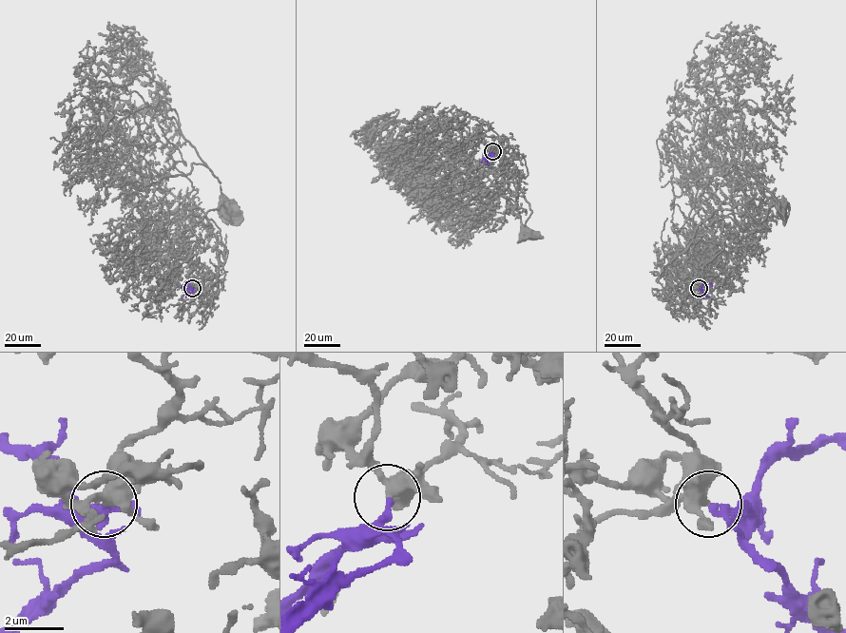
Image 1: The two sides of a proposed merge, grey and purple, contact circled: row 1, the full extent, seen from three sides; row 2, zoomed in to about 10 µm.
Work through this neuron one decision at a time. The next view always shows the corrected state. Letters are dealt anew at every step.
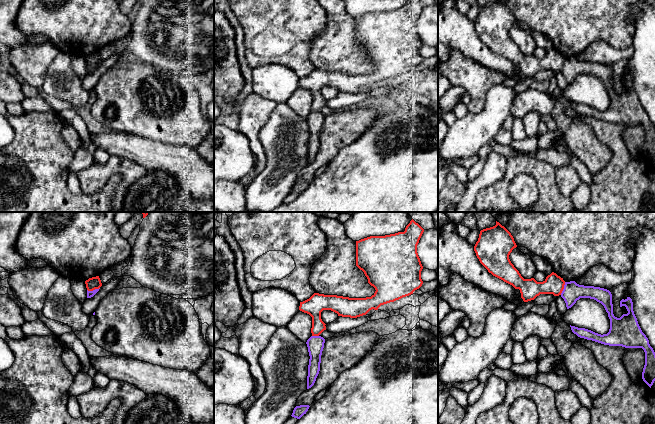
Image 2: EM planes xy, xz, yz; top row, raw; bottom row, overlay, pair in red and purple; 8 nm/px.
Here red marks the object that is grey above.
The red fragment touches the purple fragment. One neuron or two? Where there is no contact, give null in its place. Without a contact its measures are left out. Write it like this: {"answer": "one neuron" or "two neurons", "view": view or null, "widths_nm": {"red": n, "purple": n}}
{"answer": "two neurons", "view": "xy", "widths_nm": {"red": 100, "purple": 50}}

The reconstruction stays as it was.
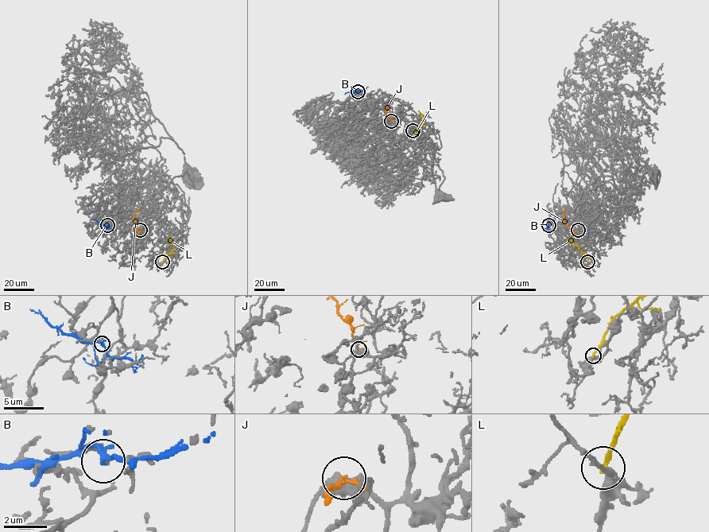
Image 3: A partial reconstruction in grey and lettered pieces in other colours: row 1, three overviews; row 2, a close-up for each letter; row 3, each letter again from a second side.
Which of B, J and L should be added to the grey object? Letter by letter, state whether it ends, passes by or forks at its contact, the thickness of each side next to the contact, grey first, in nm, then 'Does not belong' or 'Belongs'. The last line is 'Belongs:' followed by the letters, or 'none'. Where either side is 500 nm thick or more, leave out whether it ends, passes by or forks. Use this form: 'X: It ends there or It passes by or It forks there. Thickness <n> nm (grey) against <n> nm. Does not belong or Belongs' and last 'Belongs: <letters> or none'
B: It forks there. Thickness 130 nm (grey) against 180 nm. Does not belong
J: It passes by. Thickness 460 nm (grey) against 150 nm. Does not belong
L: It ends there. Thickness 360 nm (grey) against 220 nm. Does not belong
Belongs: none

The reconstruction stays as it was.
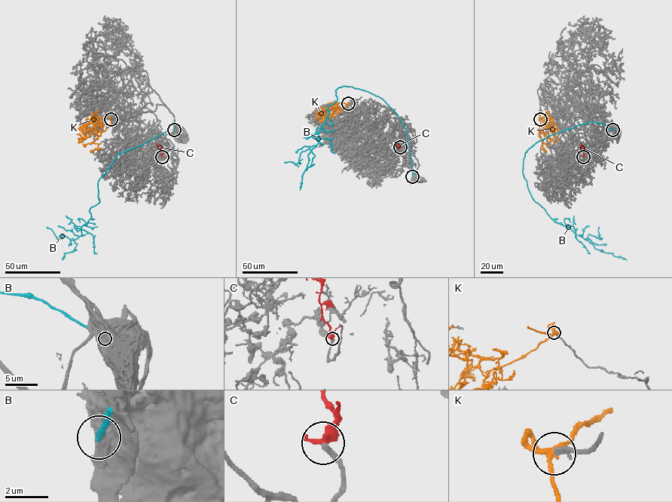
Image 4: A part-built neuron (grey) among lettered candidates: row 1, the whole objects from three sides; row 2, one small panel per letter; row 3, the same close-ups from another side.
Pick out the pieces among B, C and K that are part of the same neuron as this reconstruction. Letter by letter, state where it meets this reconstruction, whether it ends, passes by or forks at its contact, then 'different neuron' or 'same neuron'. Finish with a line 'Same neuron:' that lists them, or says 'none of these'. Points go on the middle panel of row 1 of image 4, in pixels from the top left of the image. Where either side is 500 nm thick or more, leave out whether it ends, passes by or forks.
B: contact (412, 176); different neuron
C: contact (400, 147); different neuron
K: contact (348, 103); it forks; same neuron
Same neuron: K

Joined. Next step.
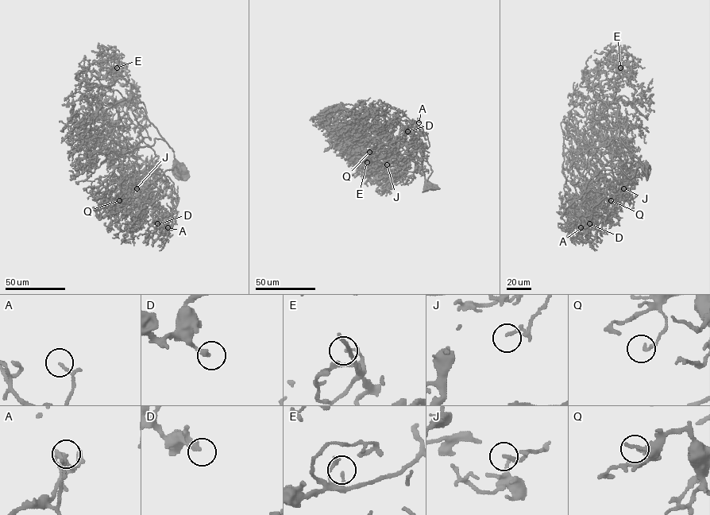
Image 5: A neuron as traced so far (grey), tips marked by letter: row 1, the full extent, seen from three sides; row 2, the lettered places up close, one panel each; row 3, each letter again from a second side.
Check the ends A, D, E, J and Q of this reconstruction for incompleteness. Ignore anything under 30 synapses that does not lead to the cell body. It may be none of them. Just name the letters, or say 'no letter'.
D

